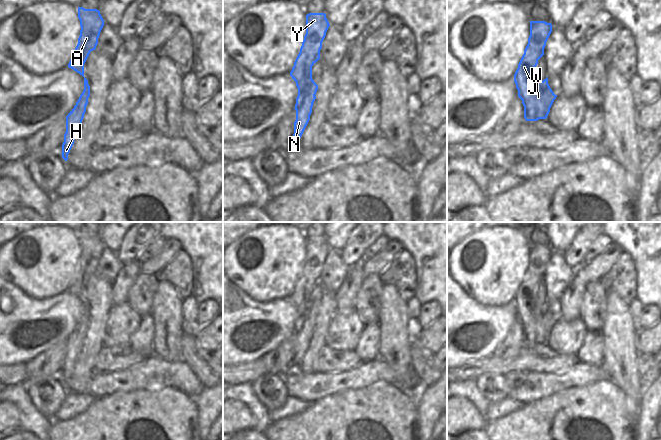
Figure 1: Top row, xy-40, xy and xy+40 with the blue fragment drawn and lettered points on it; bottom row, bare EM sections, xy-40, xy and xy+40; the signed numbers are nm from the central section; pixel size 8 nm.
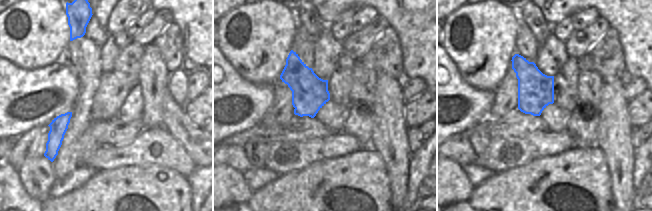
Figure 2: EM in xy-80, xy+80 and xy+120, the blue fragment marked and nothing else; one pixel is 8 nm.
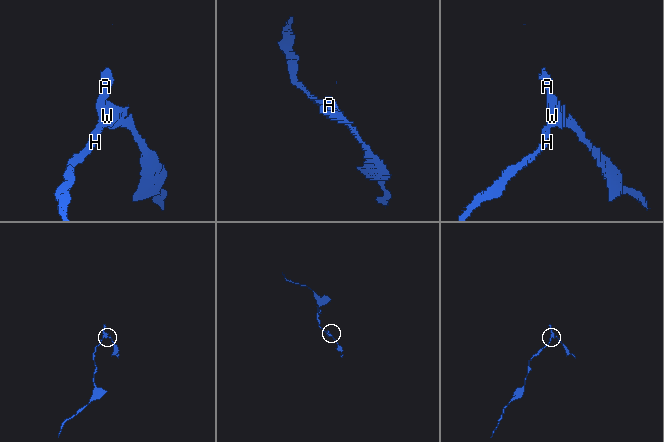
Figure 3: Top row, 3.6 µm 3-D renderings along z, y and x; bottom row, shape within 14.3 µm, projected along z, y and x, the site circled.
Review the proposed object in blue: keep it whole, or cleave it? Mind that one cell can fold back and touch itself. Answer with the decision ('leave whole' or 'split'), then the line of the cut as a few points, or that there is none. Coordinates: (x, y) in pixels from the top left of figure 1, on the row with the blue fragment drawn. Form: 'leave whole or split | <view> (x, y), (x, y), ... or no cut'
split | xy (311, 76), (304, 92), (304, 102), (300, 106), (295, 107)

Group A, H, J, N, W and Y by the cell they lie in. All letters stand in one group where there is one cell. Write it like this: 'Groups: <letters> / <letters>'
Groups: A J W Y / H N

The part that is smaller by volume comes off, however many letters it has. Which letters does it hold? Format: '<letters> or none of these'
A, J, W, Y

